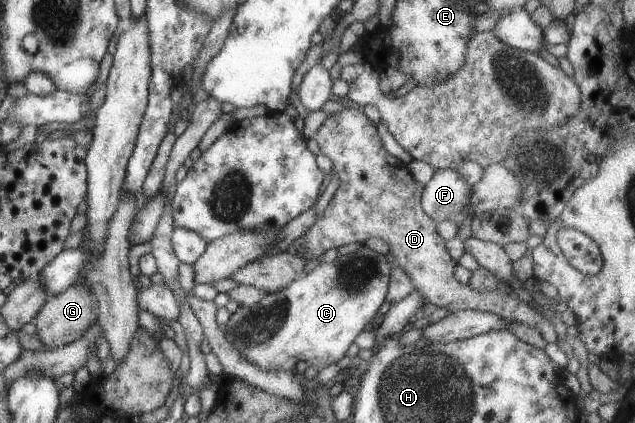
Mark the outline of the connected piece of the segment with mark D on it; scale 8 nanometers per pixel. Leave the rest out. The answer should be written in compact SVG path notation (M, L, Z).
M361 107L342 108L328 114L313 140L319 152L333 164L333 173L339 183L321 216L317 216L311 227L302 233L303 259L315 259L331 247L356 242L364 244L367 239L381 237L396 259L393 265L409 275L413 289L419 291L426 303L448 309L448 313L459 310L492 313L536 329L545 343L557 343L554 325L522 293L516 290L500 293L497 289L473 291L469 285L461 285L454 279L455 263L445 251L445 240L435 232L436 223L421 209L423 185L410 176L402 161L385 151L375 123L365 117Z

